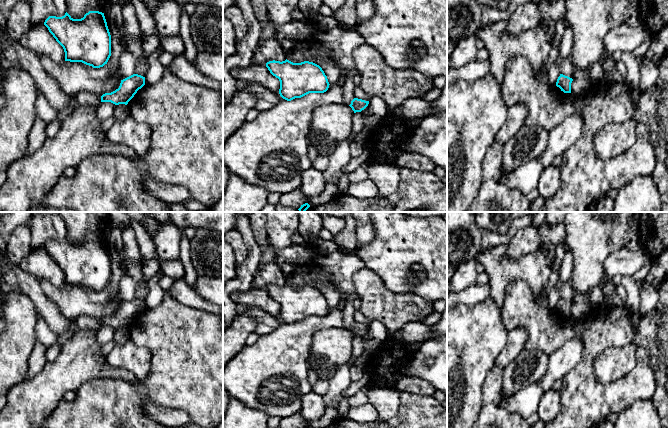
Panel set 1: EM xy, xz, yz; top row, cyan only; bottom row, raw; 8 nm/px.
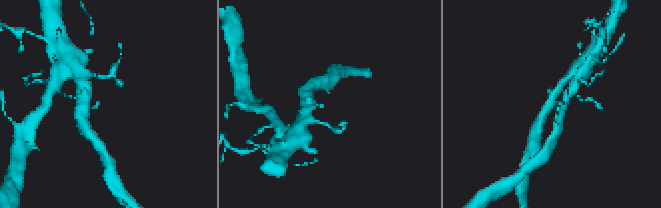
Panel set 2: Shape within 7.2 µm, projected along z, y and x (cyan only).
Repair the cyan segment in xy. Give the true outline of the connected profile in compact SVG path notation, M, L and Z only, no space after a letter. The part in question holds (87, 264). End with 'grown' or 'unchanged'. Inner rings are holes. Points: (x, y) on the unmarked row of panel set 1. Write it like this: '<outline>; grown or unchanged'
M89 235L81 243L73 243L67 236L62 241L49 240L44 249L56 265L63 271L65 285L82 286L93 292L107 288L111 280L111 259L104 237Z; unchanged

